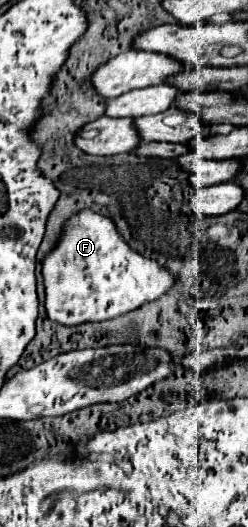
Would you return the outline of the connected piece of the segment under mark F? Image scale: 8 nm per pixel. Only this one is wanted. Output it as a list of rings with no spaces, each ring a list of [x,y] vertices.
[[[83,209],[65,221],[55,247],[43,259],[43,279],[47,317],[61,325],[121,317],[159,299],[177,283],[169,269],[131,249],[111,217],[93,209]]]

